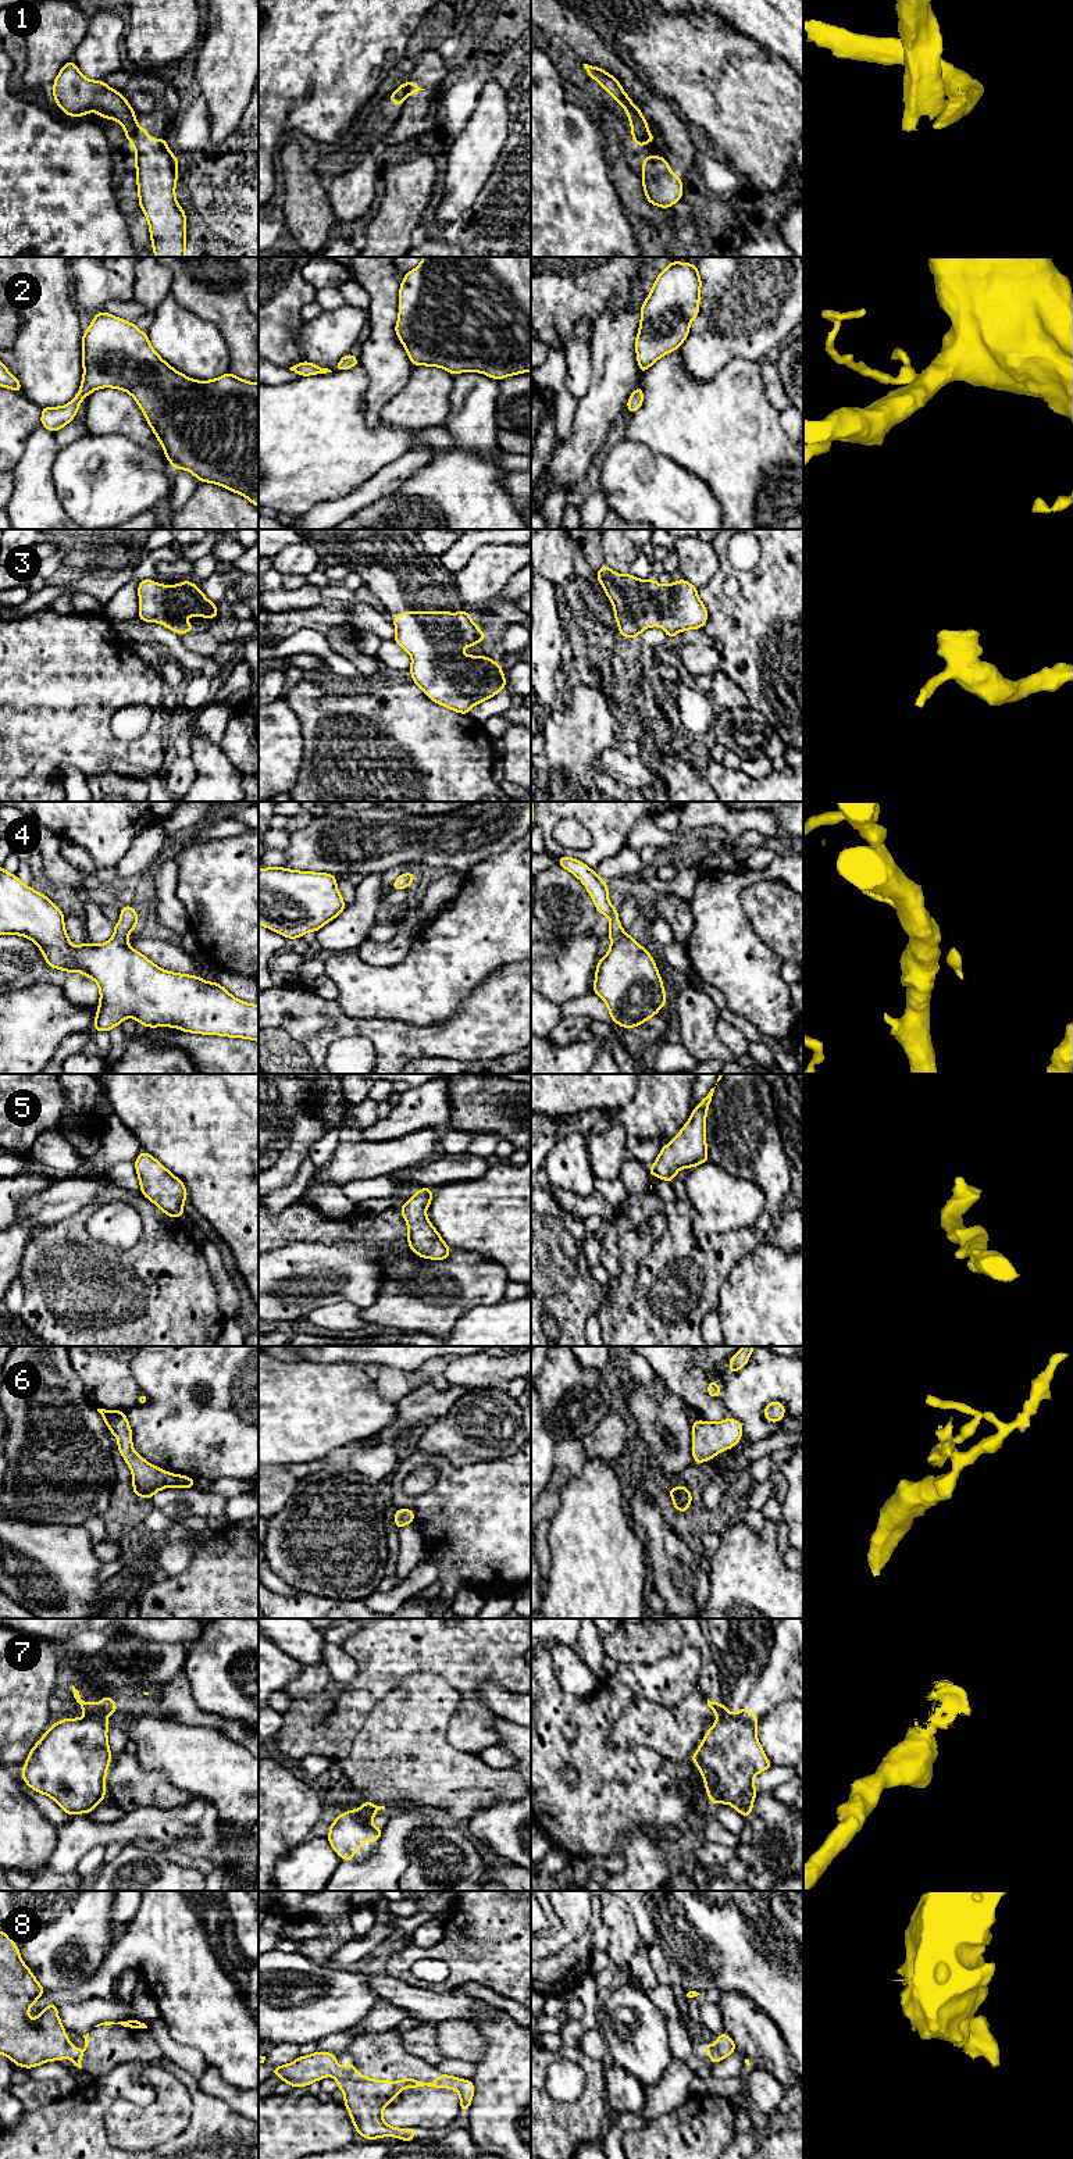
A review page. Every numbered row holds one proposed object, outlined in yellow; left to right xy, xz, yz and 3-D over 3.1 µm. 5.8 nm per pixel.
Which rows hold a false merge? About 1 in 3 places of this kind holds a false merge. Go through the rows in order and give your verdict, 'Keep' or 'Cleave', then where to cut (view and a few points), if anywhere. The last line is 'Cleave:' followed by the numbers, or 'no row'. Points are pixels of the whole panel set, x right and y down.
1: Cleave. Split along xy (138, 125), (129, 142)
2: Keep. No split
3: Keep. No split
4: Keep. No split
5: Keep. No split
6: Keep. No split
7: Cleave. Split along xy (86, 1712), (100, 1712), (104, 1716)
8: Keep. No split
Cleave: 1, 7

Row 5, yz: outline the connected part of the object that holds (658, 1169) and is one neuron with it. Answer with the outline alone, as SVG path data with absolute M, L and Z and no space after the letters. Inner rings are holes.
M712 1088L703 1100L692 1110L691 1118L681 1128L680 1134L662 1148L655 1164L649 1168L649 1178L656 1175L673 1182L678 1170L684 1167L692 1168L709 1161L706 1148L706 1113L714 1088Z

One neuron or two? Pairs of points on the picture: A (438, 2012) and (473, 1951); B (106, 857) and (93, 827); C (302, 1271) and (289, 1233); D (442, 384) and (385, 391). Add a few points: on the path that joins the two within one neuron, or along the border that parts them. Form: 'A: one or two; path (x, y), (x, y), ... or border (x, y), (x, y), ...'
A: two; border (419, 1987), (455, 1990)
B: one; path (106, 850), (106, 839), (100, 834)
C: two; border (324, 1244), (291, 1242), (273, 1251)
D: two; border (414, 366), (407, 382), (381, 409), (380, 414)

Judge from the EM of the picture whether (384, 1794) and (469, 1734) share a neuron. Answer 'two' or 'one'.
two

